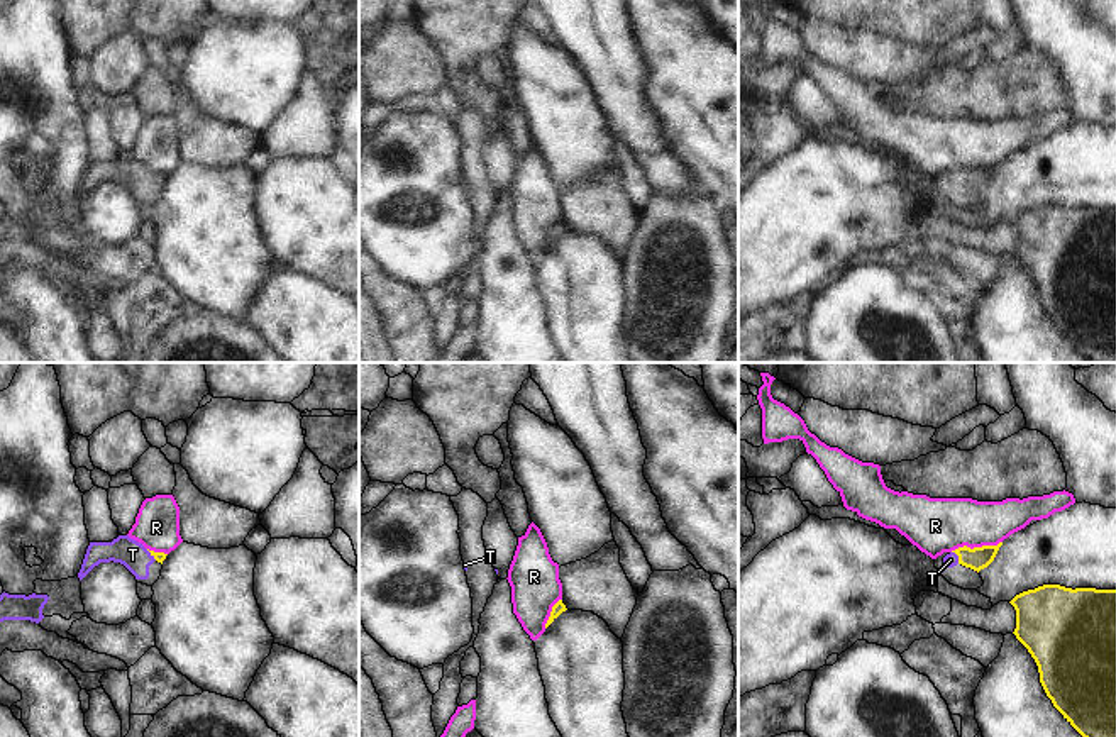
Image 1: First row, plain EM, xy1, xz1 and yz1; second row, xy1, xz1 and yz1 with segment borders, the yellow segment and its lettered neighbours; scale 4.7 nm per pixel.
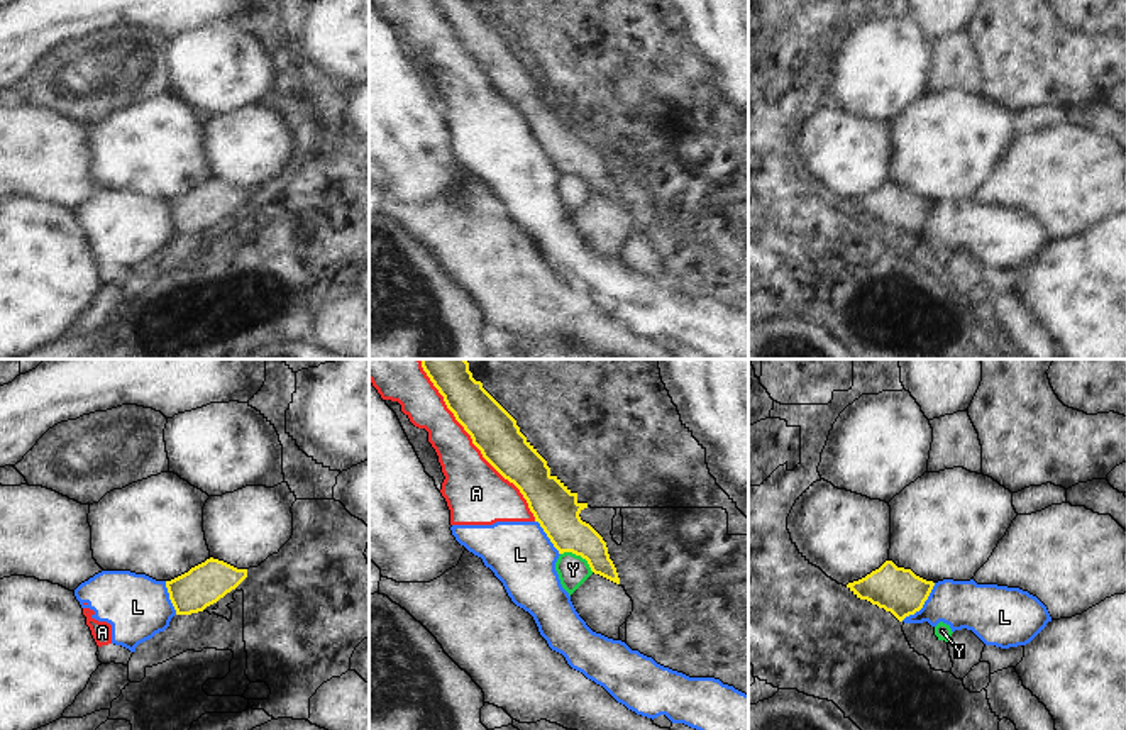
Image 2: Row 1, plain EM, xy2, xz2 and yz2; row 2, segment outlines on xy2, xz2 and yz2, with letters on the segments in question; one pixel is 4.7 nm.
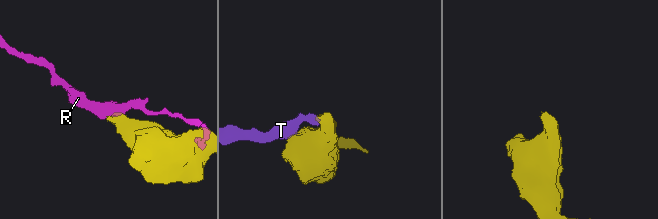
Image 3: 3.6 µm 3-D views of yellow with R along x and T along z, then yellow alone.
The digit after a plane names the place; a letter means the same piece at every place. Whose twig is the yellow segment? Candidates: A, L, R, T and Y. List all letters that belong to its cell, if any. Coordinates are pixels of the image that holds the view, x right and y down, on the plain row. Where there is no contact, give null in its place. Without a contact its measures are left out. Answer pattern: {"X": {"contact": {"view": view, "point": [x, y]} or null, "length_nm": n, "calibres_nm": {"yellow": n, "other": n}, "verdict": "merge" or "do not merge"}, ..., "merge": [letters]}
{"A": {"contact": {"view": "xz2", "point": [480, 70]}, "length_nm": 850, "calibres_nm": {"yellow": 220, "other": 300}, "verdict": "do not merge"}, "L": {"contact": {"view": "yz2", "point": [923, 224]}, "length_nm": 240, "calibres_nm": {"yellow": 220, "other": 220}, "verdict": "do not merge"}, "R": {"contact": {"view": "yz1", "point": [976, 168]}, "length_nm": 260, "calibres_nm": {"yellow": 110, "other": 260}, "verdict": "do not merge"}, "T": {"contact": {"view": "yz1", "point": [959, 178]}, "length_nm": 70, "calibres_nm": {"yellow": 110, "other": 70}, "verdict": "merge"}, "Y": {"contact": {"view": "xz2", "point": [579, 175]}, "length_nm": 180, "calibres_nm": {"yellow": 220, "other": 150}, "verdict": "do not merge"}, "merge": ["T"]}

